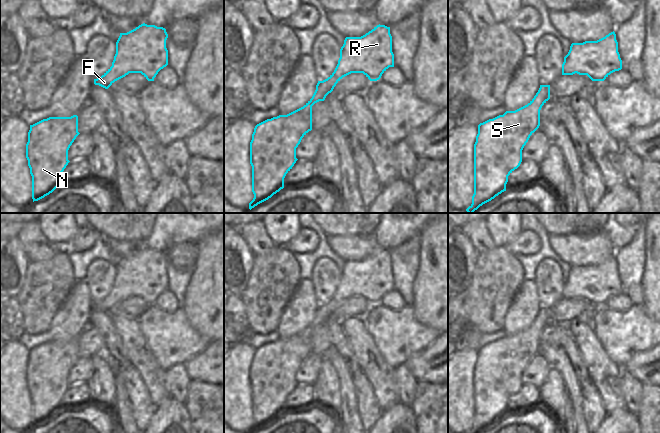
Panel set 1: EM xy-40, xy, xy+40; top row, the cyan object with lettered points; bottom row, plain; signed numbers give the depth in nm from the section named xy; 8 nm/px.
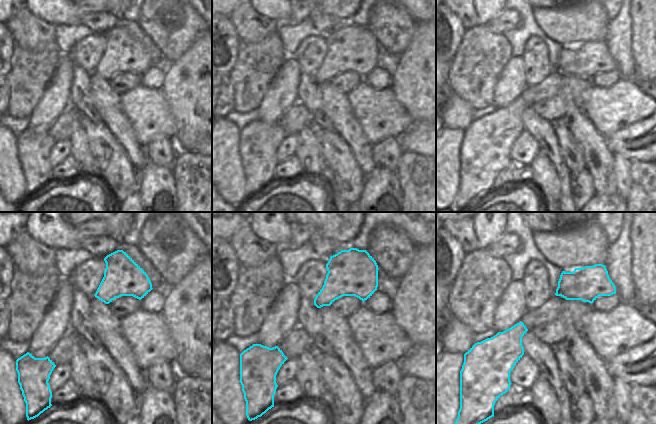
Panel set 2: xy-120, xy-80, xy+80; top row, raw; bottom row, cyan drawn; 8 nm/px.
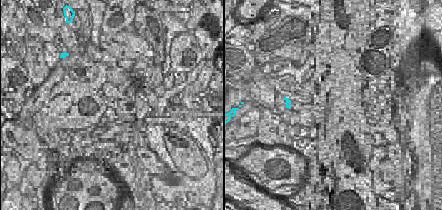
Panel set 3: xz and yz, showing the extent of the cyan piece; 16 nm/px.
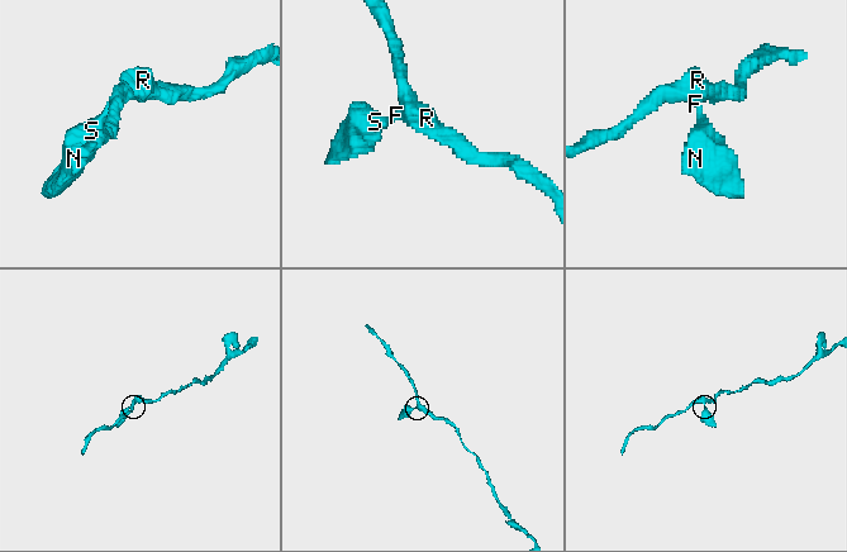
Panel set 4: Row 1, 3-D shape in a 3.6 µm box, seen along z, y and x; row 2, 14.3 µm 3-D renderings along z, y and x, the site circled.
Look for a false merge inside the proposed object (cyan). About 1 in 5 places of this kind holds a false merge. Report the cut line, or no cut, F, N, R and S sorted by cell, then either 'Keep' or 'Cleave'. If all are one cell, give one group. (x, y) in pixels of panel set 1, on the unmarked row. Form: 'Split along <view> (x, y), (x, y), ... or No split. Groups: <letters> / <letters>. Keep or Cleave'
No split. Groups: F N R S. Keep

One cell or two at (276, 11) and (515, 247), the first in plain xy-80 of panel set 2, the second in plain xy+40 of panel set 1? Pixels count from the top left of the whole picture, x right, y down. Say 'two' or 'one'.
two

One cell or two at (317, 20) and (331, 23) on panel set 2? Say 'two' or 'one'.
one

